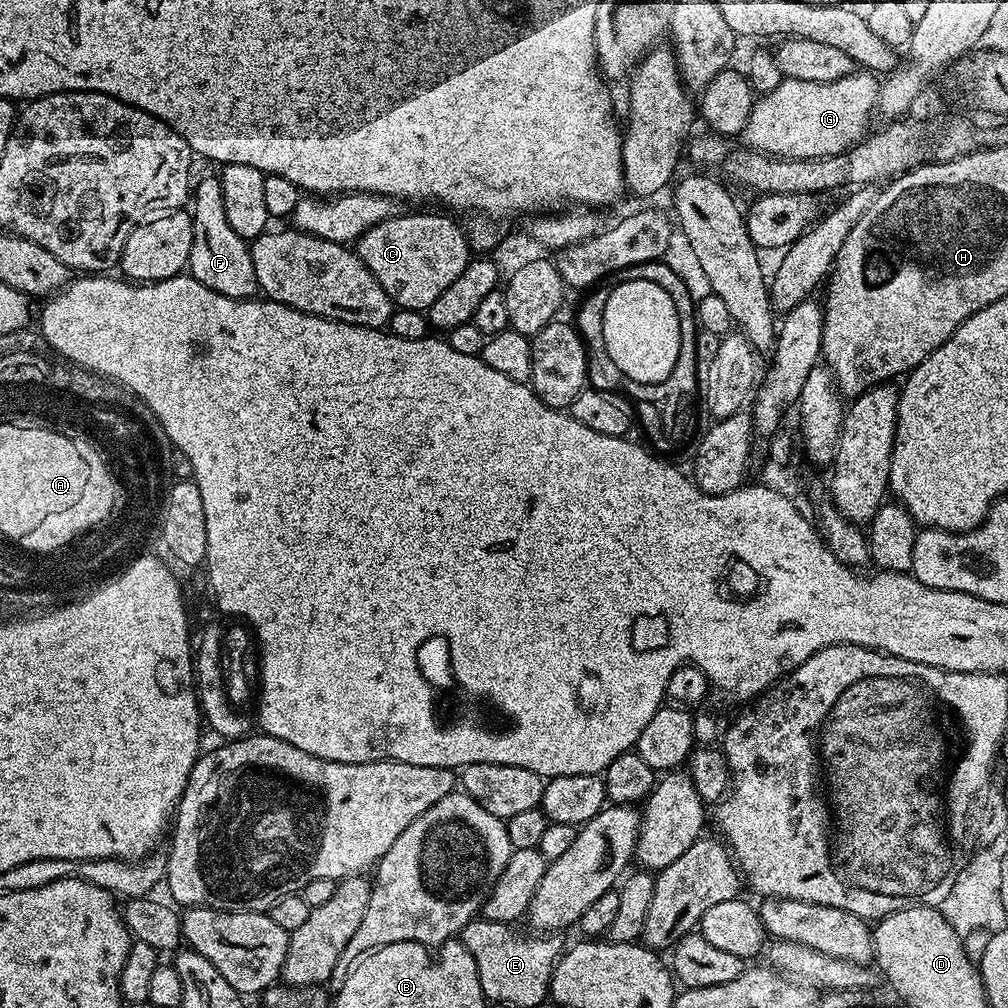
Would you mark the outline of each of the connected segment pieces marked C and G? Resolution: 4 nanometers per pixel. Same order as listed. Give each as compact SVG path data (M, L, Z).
M412 212L409 216L393 214L389 220L378 222L378 226L370 226L370 230L355 241L356 255L362 258L374 278L378 278L382 290L386 290L397 309L426 310L434 298L466 270L470 240L465 229L463 232L451 220L453 217L448 216L435 216L432 212Z
M857 70L846 78L838 78L838 82L825 84L785 78L774 90L763 93L755 101L742 133L743 143L757 152L765 152L768 156L781 156L791 160L839 156L841 152L849 151L869 131L868 119L872 112L874 116L877 111L880 85L881 81L867 70Z

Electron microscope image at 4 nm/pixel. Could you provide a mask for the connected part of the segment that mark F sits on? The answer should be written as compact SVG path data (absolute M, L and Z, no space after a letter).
M212 174L212 176L204 176L199 180L200 177L194 184L196 212L191 213L194 242L190 246L187 271L195 280L202 282L202 286L206 286L226 298L253 299L260 292L260 287L254 274L252 250L249 241L234 234L234 230L230 230L230 222L226 222L220 177Z

